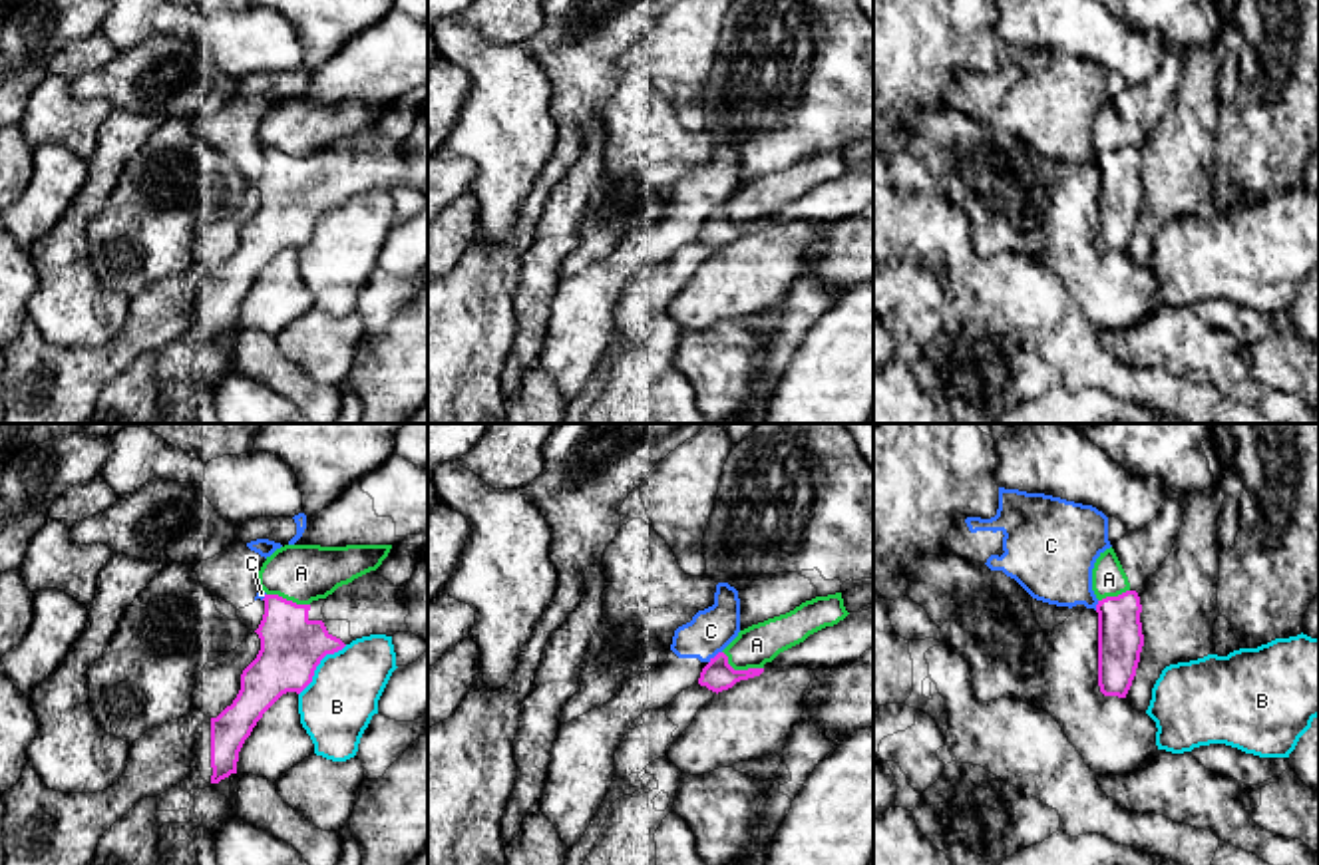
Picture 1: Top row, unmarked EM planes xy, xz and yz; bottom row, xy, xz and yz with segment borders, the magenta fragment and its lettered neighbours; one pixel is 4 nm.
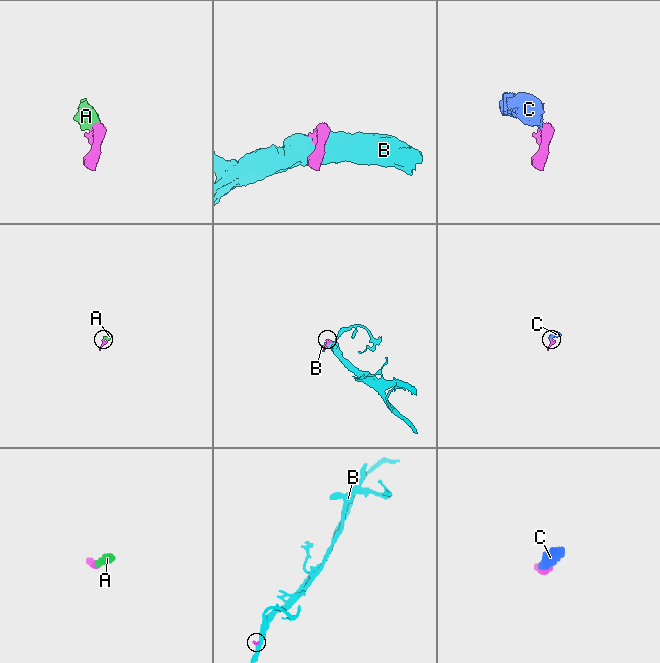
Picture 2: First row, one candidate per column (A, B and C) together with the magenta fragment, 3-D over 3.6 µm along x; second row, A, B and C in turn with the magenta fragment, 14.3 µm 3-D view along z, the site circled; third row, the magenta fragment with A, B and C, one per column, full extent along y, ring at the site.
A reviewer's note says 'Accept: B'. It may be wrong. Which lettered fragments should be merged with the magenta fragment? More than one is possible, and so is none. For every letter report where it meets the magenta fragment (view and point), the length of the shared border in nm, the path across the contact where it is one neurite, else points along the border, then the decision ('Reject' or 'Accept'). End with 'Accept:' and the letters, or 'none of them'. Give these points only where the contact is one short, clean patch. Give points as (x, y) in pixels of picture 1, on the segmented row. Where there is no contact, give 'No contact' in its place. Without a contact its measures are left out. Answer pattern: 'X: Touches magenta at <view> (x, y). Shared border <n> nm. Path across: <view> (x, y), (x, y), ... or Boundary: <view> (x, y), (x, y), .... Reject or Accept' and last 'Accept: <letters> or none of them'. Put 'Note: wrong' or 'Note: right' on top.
Note: wrong
A: Touches magenta at xz (741, 671). Shared border 180 nm. Boundary: xz (723, 651), (735, 669), (762, 669). Reject
B: Touches magenta at xy (319, 663). Shared border 280 nm. Boundary: xy (347, 645), (321, 661), (313, 681), (299, 694). Reject
C: Touches magenta at xz (715, 657). Shared border 80 nm. Boundary: xz (721, 651), (709, 663). Reject
Accept: none of them

